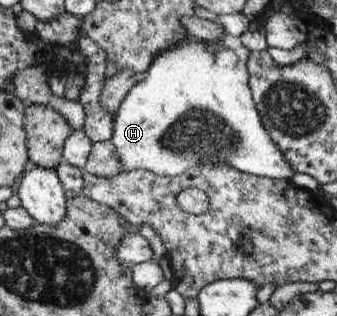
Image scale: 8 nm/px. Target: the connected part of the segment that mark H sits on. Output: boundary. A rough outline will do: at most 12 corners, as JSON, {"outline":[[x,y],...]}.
{"outline":[[189,36],[114,113],[122,172],[289,181],[250,51]]}

